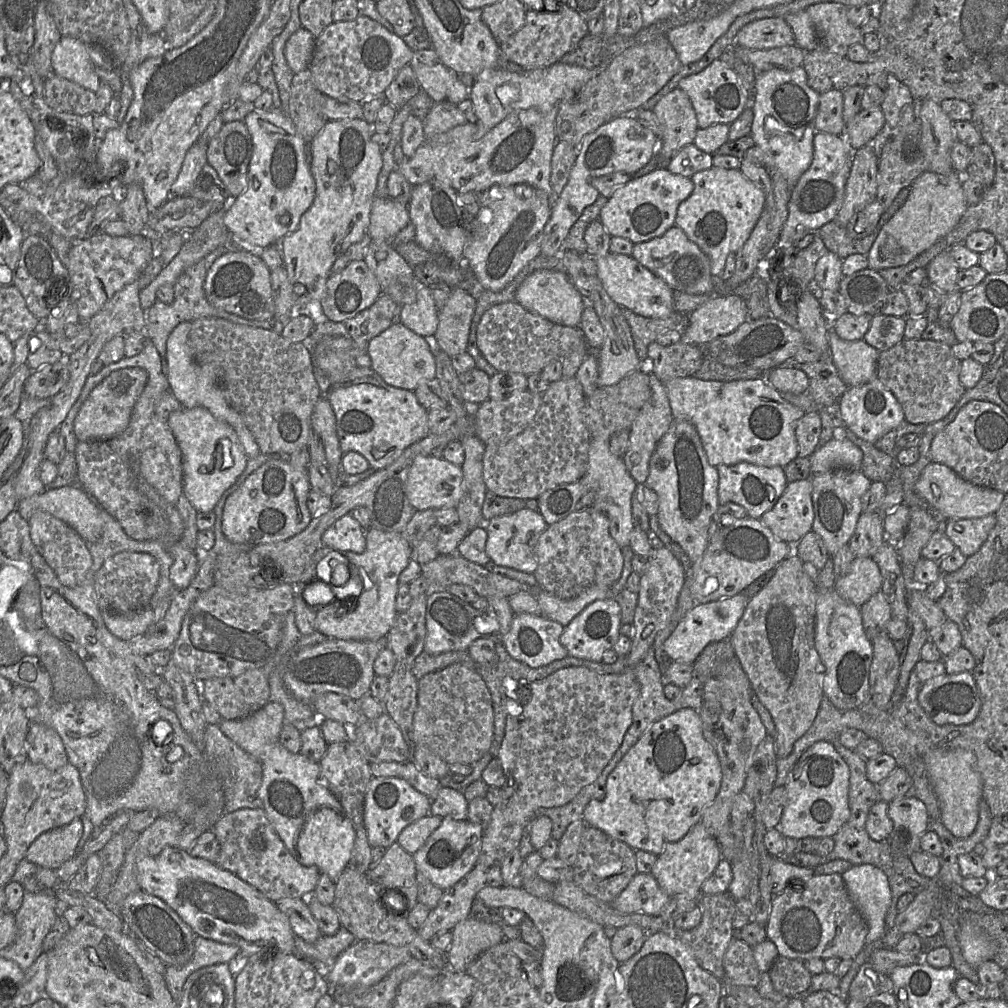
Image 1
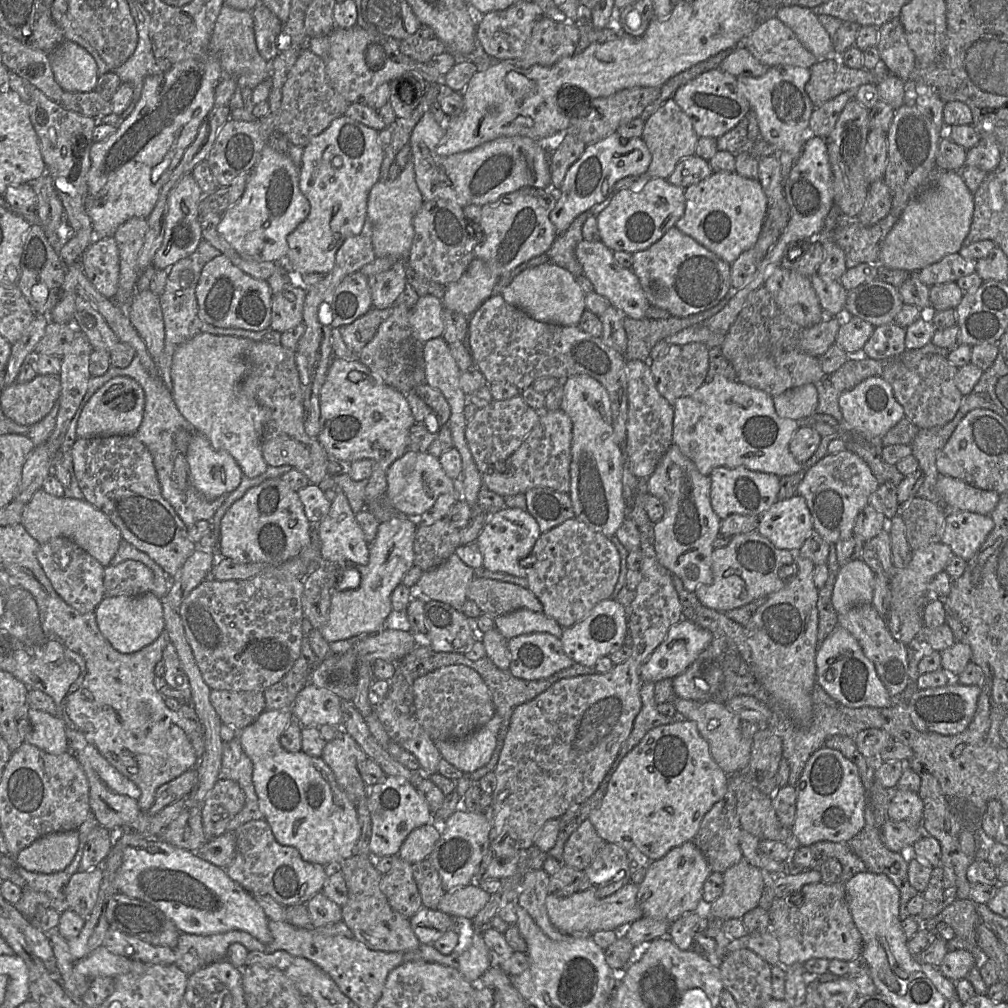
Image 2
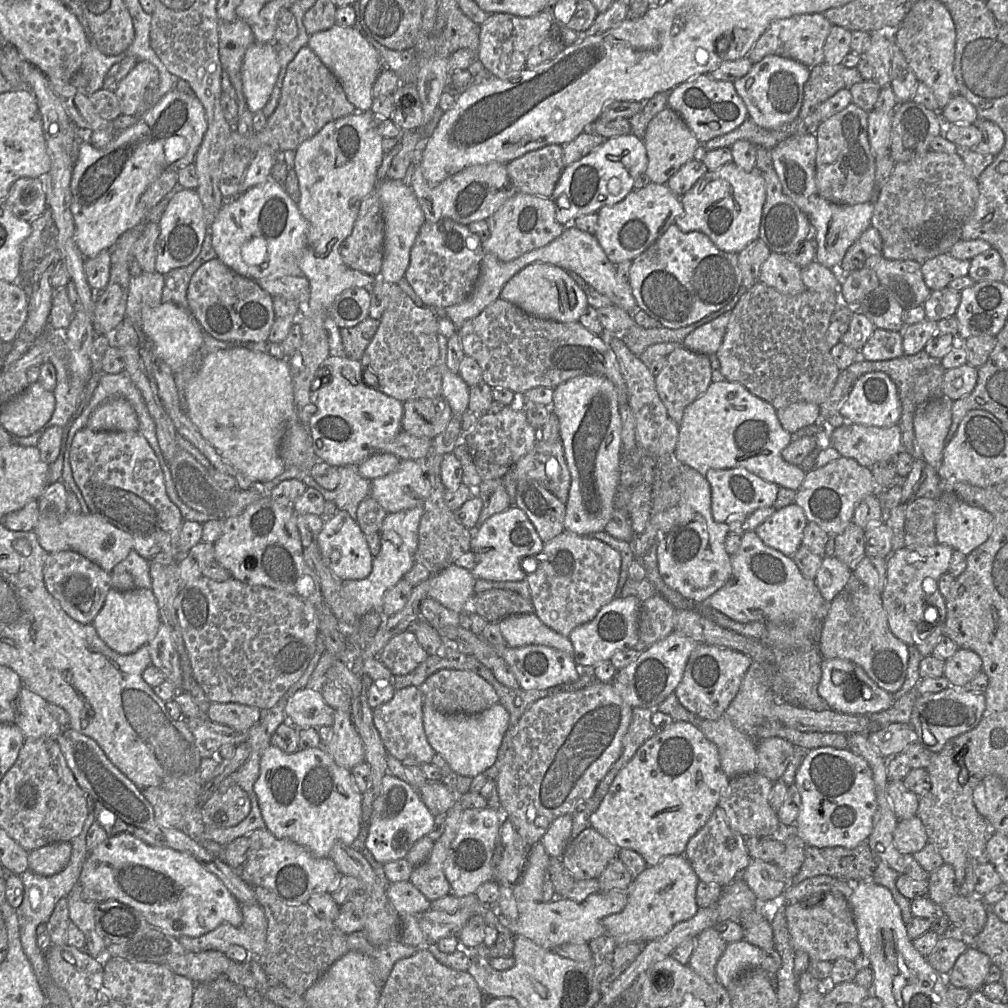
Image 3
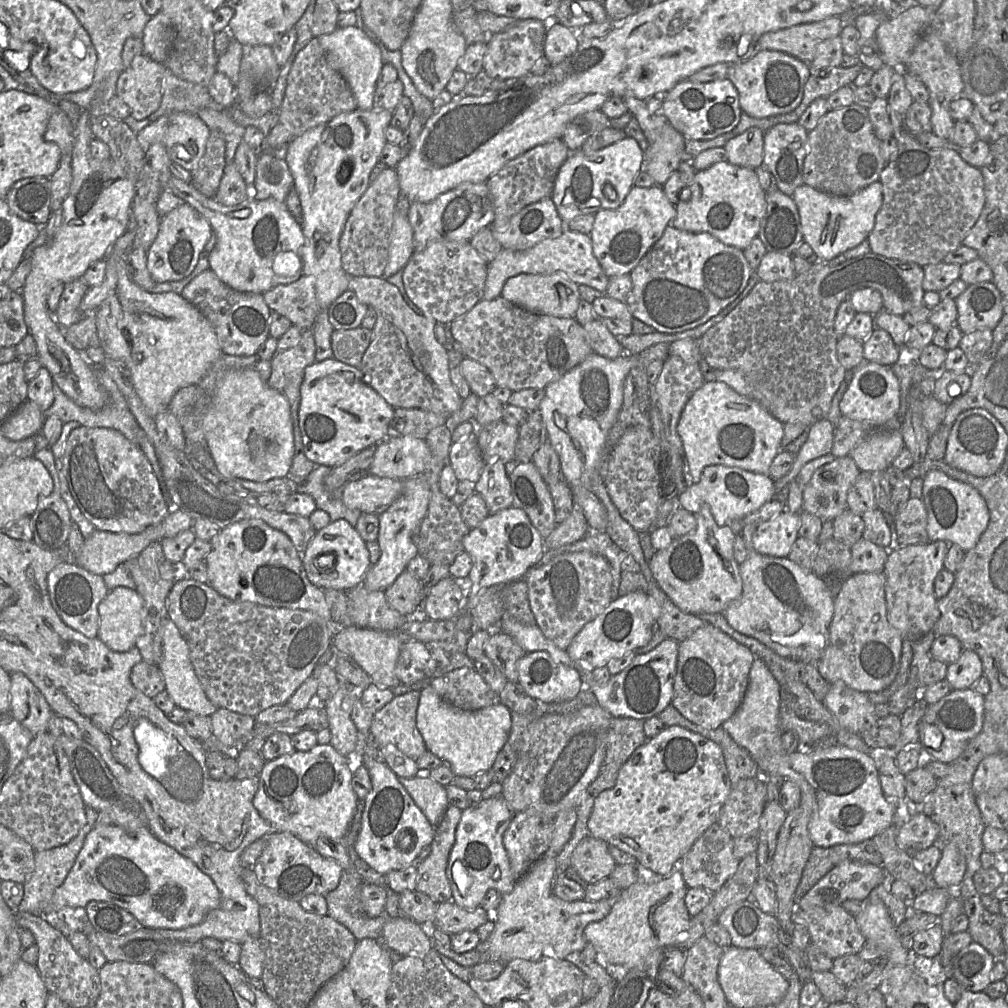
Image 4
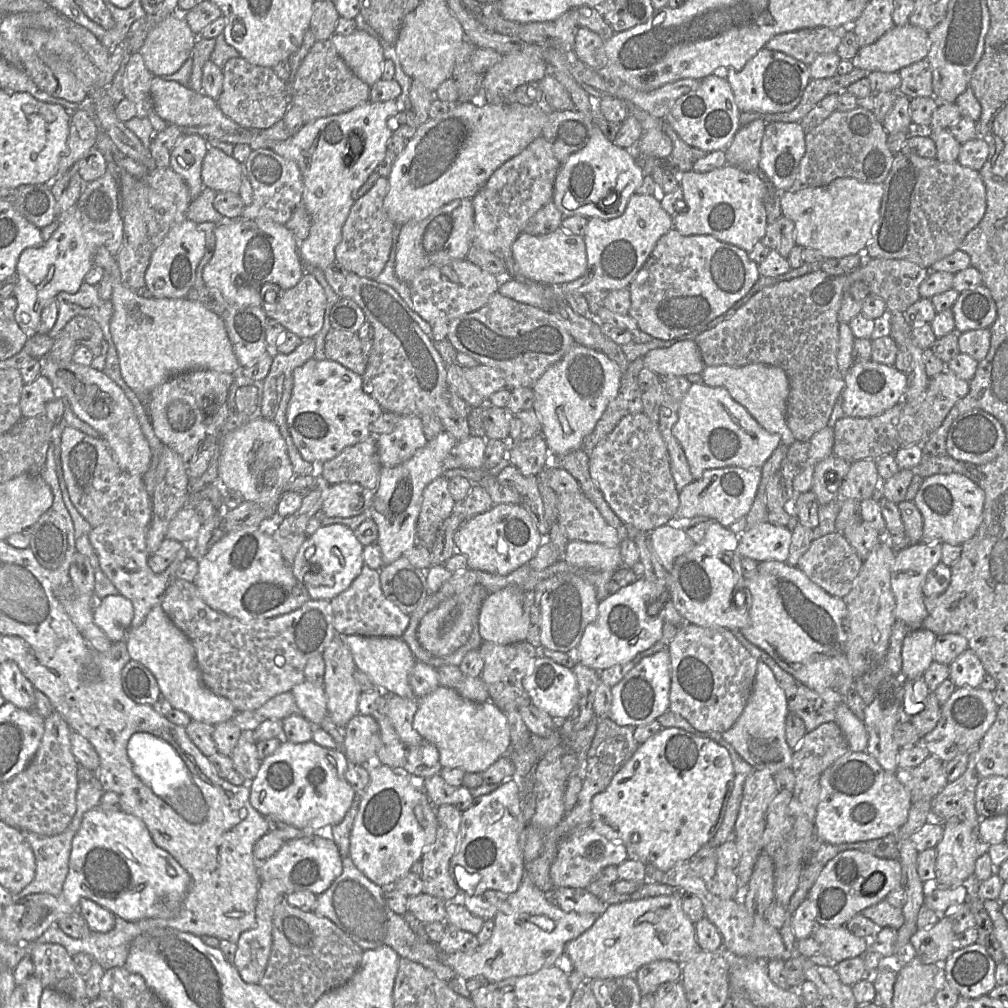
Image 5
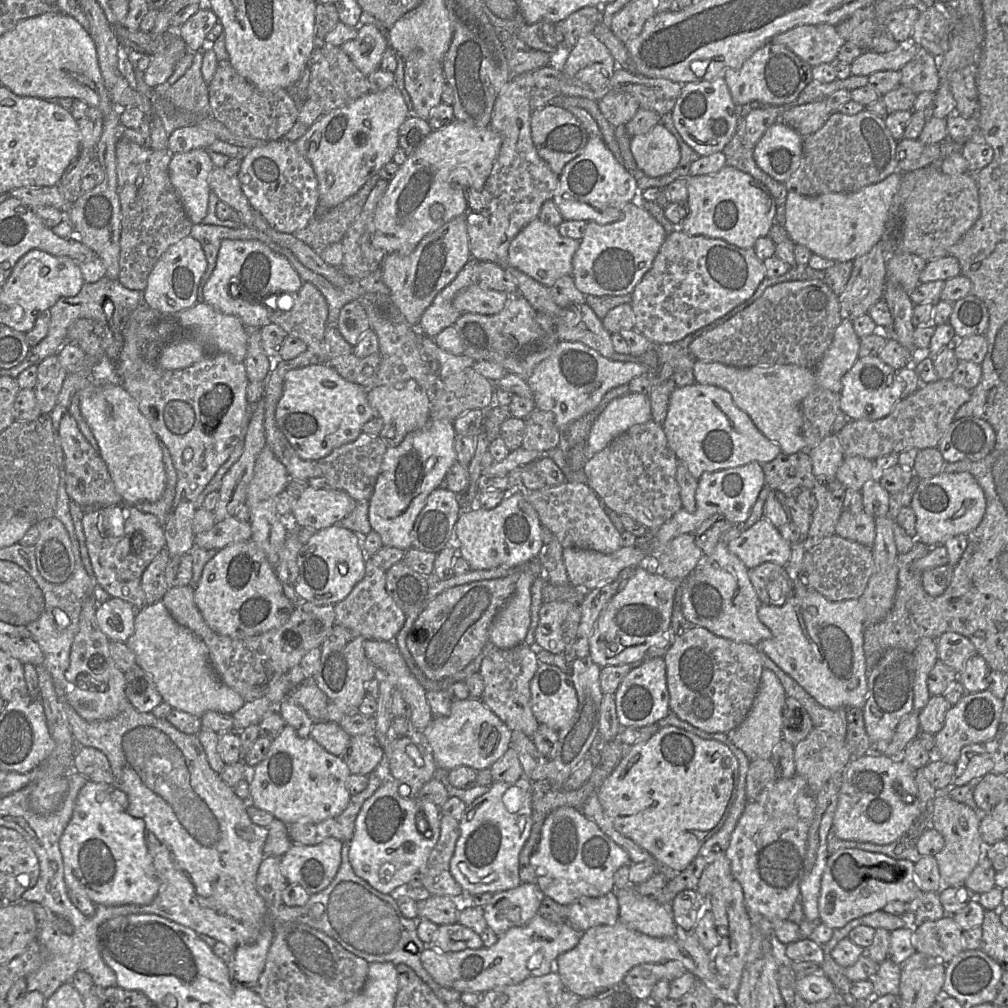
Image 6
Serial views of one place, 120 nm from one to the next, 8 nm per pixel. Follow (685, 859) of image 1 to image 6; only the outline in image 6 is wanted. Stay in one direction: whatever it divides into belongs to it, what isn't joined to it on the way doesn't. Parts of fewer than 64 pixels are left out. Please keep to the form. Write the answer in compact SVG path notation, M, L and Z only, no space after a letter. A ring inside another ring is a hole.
M617 921L613 925L597 925L583 932L579 943L560 954L555 960L555 971L560 975L564 989L581 998L595 997L600 992L619 984L633 967L646 963L679 961L686 972L691 972L713 993L716 1000L726 1003L736 1002L733 995L722 983L722 978L713 963L713 953L709 953L698 942L693 932L677 926L676 934L667 938L654 938L628 928Z

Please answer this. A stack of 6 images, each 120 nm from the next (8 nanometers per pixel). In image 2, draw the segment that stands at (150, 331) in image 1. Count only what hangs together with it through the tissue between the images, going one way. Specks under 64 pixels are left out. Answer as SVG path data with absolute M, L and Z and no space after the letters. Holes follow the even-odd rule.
M202 239L197 249L191 255L176 262L171 267L170 272L167 273L167 281L164 292L159 296L164 320L165 342L163 353L158 360L158 369L163 382L170 392L172 389L170 372L174 351L180 344L190 340L198 334L210 333L213 335L251 339L270 344L281 344L282 333L273 330L270 327L262 331L252 331L240 328L218 328L206 323L199 317L198 304L195 294L196 286L204 266L220 254L221 252L218 249L212 246L208 241Z

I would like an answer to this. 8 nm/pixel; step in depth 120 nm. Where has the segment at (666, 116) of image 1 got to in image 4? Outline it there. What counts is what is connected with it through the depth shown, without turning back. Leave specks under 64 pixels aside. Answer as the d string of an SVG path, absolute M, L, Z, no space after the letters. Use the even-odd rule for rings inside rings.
M667 122L656 140L644 152L643 170L663 186L671 174L678 169L685 152L684 136Z

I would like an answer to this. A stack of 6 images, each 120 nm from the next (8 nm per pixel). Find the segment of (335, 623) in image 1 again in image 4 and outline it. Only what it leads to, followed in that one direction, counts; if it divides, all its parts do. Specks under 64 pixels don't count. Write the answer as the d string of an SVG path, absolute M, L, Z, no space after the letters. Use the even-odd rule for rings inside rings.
M417 475L403 480L403 488L399 497L379 514L378 544L381 556L376 564L372 565L363 580L364 587L369 591L385 591L399 575L406 569L408 563L418 550L413 542L413 532L417 529L428 510L430 490L425 477Z

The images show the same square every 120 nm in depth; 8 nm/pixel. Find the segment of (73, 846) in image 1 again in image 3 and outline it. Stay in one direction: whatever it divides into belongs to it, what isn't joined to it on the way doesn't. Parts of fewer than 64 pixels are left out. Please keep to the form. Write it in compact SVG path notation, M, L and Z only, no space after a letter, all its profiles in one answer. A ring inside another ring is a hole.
M53 842L29 851L29 869L41 876L60 873L69 863L72 853L71 842Z

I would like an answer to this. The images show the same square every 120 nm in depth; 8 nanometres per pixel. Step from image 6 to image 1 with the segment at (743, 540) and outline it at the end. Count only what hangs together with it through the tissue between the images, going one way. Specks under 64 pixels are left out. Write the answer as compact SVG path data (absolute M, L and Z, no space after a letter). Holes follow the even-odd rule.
M811 480L788 483L775 506L760 521L777 539L794 547L812 531L814 508Z

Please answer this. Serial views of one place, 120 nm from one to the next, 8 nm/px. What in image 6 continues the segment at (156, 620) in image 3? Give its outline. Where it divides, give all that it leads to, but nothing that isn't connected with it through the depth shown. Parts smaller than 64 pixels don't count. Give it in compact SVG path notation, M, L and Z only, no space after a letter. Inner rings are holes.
M110 598L96 609L96 622L110 641L125 643L134 632L134 606L119 598Z

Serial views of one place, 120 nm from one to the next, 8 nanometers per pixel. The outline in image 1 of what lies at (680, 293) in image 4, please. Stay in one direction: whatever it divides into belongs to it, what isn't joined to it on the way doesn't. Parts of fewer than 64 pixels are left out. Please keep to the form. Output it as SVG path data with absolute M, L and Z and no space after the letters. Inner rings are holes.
M676 225L662 236L634 244L632 256L641 265L663 279L674 292L701 295L715 290L715 277L711 272L709 257Z

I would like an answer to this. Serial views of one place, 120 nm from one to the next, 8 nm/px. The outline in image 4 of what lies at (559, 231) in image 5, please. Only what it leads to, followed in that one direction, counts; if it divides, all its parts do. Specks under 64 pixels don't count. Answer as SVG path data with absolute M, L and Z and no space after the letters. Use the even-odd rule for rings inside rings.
M567 227L557 238L545 239L525 250L502 249L488 263L487 278L482 300L493 300L501 296L505 282L518 274L553 274L563 273L577 285L590 286L605 295L609 277L605 274L593 253L589 235L572 231Z

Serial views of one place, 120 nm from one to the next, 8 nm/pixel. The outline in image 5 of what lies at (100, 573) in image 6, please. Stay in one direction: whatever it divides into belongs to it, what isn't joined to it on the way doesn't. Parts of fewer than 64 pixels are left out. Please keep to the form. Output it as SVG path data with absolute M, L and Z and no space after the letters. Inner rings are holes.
M108 520L102 525L92 527L89 540L95 549L100 569L119 591L119 594L131 600L134 616L131 628L143 624L148 613L156 605L161 605L170 587L177 580L177 569L181 563L172 563L162 573L154 573L148 565L149 552L146 545L147 527L123 522Z

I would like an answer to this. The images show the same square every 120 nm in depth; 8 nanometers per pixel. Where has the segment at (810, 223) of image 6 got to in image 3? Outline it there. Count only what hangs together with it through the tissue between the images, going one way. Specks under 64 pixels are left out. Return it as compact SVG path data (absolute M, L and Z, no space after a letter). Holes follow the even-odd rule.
M876 193L871 200L856 205L835 204L818 194L810 197L808 218L812 225L812 238L816 245L815 261L837 272L848 248L871 226L875 202Z

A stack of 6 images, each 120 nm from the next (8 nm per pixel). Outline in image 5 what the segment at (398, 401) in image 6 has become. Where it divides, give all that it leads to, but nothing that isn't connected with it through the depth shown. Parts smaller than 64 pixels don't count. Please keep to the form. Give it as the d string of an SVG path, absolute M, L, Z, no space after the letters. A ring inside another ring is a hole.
M400 416L391 433L377 437L381 466L392 468L404 463L428 441L420 416Z

